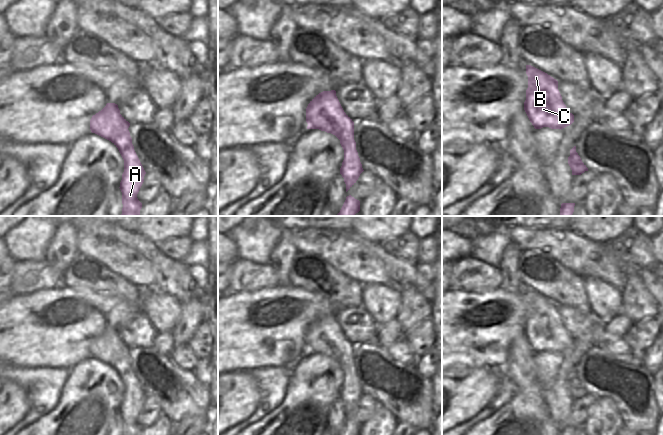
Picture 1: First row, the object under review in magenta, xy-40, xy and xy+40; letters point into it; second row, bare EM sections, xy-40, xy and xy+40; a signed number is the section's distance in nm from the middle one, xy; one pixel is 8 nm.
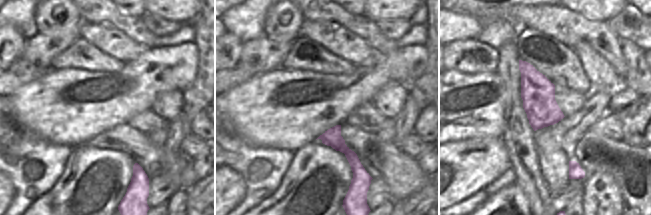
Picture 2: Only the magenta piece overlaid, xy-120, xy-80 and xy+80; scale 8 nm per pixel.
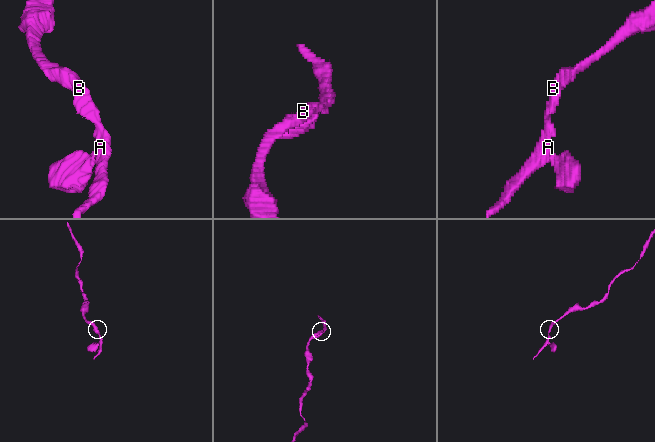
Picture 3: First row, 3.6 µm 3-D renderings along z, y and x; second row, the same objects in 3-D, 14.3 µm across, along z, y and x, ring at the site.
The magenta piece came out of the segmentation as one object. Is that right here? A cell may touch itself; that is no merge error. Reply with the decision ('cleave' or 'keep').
keep

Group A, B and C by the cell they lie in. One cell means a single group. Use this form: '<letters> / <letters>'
A B C

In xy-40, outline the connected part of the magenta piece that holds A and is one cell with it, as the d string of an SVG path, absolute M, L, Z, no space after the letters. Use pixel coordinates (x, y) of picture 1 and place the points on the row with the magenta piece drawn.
M107 103L90 120L91 132L111 141L124 160L124 172L119 187L123 204L121 216L140 216L142 203L137 194L146 172L134 150L129 126L130 123L120 114L115 103Z

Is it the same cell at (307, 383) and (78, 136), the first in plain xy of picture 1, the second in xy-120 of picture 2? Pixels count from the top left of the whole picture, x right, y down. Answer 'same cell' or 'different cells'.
different cells

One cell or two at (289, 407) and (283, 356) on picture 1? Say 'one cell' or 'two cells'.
two cells

